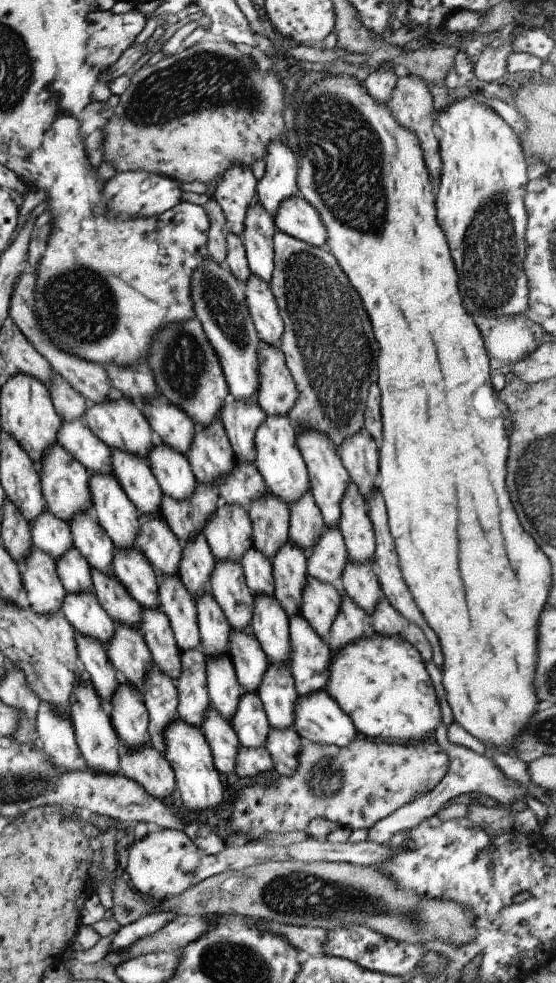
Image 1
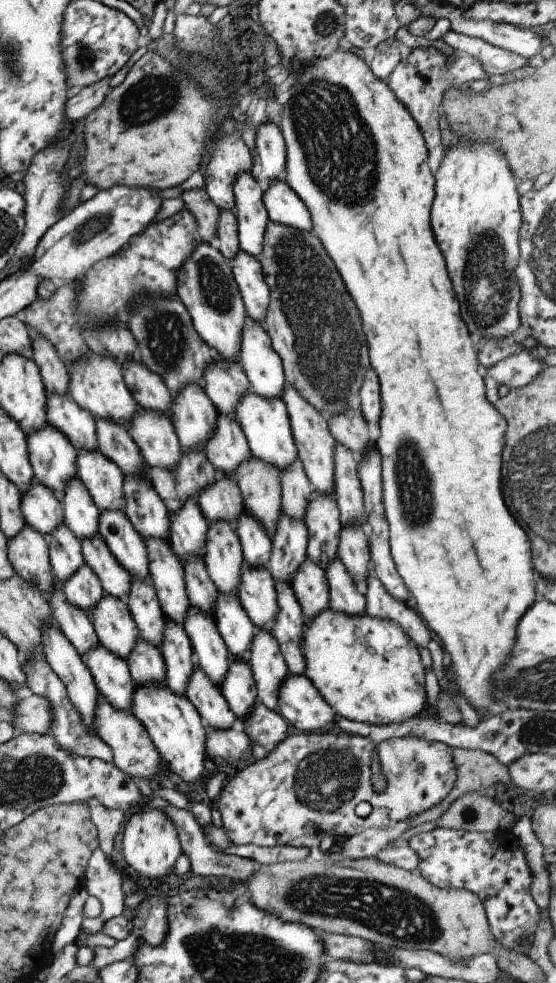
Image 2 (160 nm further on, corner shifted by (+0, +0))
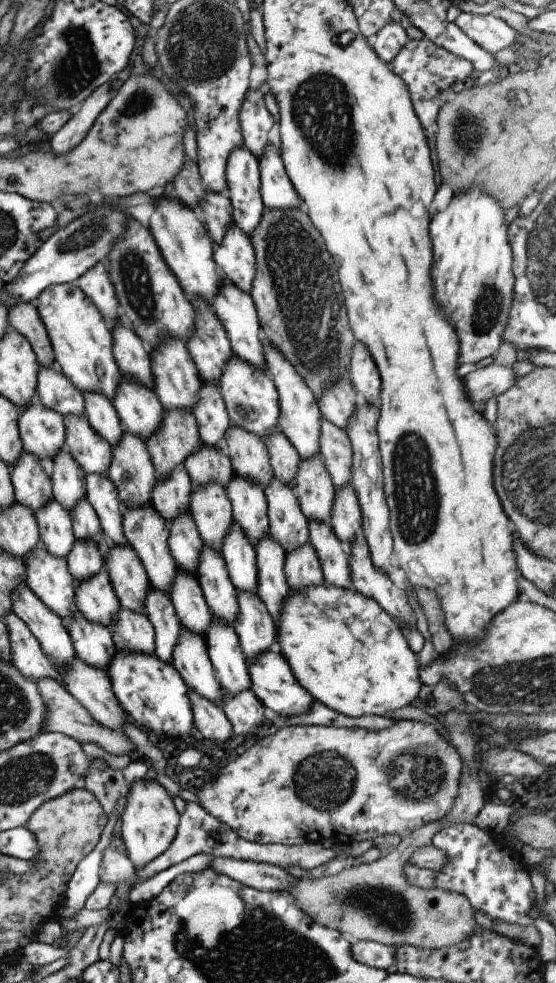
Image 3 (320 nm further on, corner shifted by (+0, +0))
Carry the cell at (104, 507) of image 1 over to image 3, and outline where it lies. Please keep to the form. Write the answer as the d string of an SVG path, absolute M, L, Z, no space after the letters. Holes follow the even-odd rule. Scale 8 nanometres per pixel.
M65 415L64 448L84 473L105 473L111 460L111 446L97 434L84 415Z

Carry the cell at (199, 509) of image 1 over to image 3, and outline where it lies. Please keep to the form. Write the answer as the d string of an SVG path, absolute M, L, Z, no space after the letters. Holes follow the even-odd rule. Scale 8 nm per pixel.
M163 409L160 425L145 444L157 479L164 481L173 467L200 447L193 413L189 409Z

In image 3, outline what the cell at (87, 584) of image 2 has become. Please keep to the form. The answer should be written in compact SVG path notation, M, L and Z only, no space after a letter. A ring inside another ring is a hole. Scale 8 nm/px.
M77 540L66 554L66 567L74 582L97 574L104 566L102 552L92 540Z

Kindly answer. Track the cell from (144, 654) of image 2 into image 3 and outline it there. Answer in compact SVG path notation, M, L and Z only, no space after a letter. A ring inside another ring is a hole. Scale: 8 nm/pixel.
M119 607L108 624L115 648L154 654L154 630L143 613Z

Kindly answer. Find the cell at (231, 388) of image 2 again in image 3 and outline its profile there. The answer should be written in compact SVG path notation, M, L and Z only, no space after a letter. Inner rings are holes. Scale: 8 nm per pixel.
M201 295L188 300L194 308L194 331L188 336L184 343L187 352L191 355L195 368L202 382L211 381L218 384L220 370L224 367L226 358L232 354L226 332L213 312L213 307Z

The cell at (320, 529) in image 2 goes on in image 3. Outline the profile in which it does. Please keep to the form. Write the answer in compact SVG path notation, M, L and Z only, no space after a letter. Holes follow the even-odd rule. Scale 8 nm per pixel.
M320 455L299 458L292 490L305 518L329 523L334 484Z

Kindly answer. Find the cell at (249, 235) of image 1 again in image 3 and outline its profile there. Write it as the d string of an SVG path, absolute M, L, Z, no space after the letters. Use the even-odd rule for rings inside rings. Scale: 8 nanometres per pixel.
M235 147L227 155L223 176L232 222L249 236L264 209L259 194L258 160L247 148Z

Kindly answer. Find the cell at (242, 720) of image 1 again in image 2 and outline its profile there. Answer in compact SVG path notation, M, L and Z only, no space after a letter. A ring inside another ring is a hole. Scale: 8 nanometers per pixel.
M229 654L227 672L218 686L229 710L236 718L236 726L246 719L252 704L257 701L256 684L247 661Z

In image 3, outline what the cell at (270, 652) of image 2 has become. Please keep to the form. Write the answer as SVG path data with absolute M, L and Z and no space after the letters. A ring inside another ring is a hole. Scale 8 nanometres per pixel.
M236 590L237 612L232 624L247 659L275 648L276 628L263 601L249 591Z

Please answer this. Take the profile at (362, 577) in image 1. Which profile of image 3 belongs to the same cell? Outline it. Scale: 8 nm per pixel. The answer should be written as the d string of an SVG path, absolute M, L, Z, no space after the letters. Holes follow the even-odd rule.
M351 484L334 486L329 525L345 548L348 548L361 521L360 508Z

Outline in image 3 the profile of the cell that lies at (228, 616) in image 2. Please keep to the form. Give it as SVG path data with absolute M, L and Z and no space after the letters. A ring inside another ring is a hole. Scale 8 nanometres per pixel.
M203 544L196 568L197 582L213 619L228 625L236 619L236 588L229 580L221 553Z

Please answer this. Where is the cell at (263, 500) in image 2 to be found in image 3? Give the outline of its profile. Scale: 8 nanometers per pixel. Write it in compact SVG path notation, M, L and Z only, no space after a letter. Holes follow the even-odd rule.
M231 423L225 430L223 439L222 447L230 458L235 475L265 486L273 474L261 438Z

